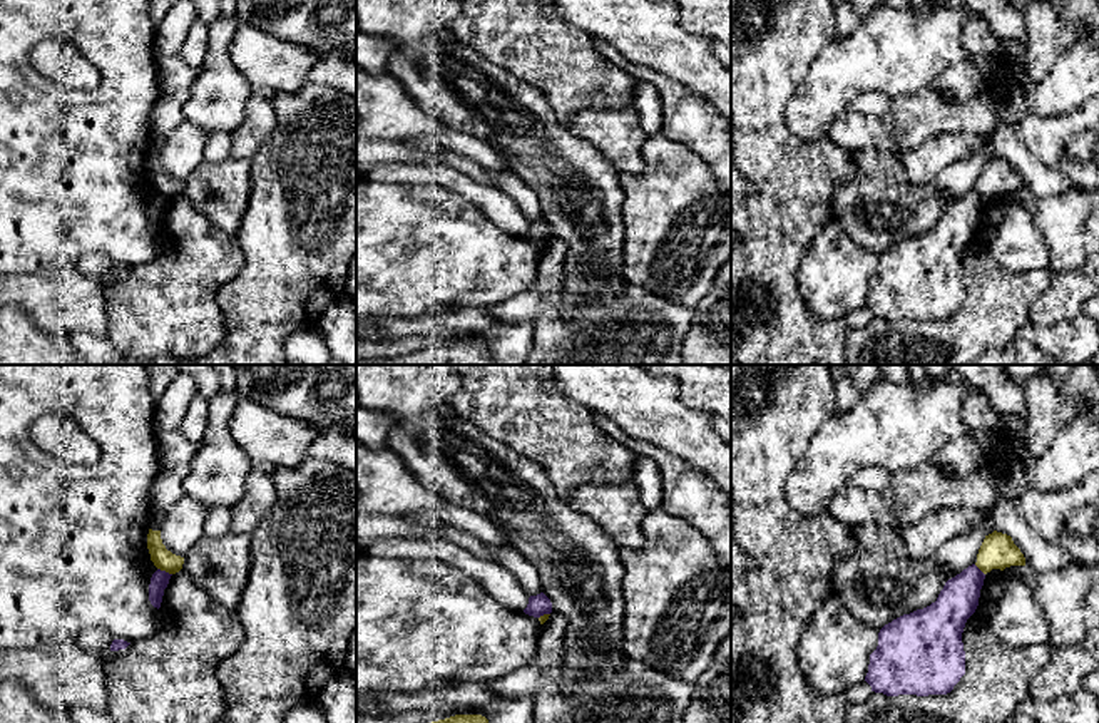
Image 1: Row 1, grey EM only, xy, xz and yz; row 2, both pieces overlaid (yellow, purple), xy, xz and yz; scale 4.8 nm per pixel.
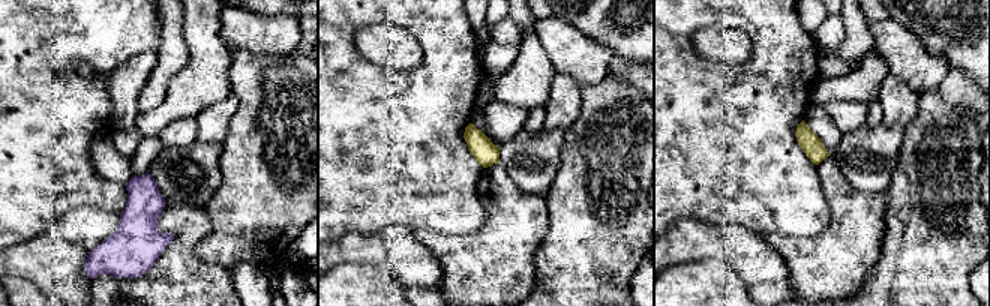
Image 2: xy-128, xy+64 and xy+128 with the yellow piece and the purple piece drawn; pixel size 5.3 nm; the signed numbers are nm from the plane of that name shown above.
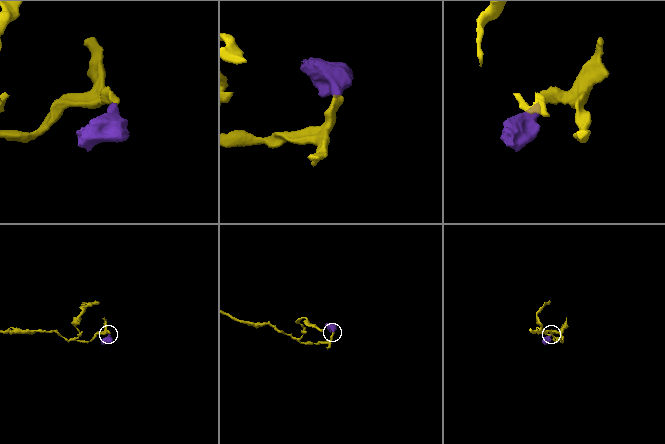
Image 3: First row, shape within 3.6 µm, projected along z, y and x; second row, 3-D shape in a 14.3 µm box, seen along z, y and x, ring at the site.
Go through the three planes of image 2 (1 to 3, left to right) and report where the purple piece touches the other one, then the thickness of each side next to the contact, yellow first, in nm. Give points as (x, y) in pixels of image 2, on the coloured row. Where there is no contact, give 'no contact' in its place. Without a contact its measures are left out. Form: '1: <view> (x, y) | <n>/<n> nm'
1: no contact
2: no contact
3: no contact

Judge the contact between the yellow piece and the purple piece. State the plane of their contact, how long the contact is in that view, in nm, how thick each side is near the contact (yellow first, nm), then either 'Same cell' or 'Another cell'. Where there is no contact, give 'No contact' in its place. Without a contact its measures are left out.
Touches yellow in xy. Shared border 80 nm. Thickness 100 nm (yellow) against 90 nm. Another cell

